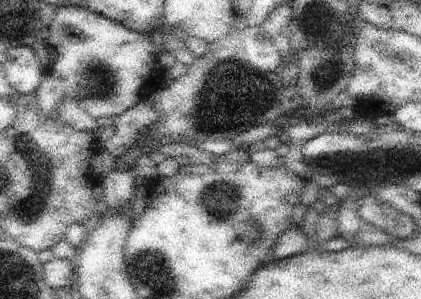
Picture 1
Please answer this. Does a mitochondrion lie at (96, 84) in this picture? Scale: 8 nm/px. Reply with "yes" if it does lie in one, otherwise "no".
yes

